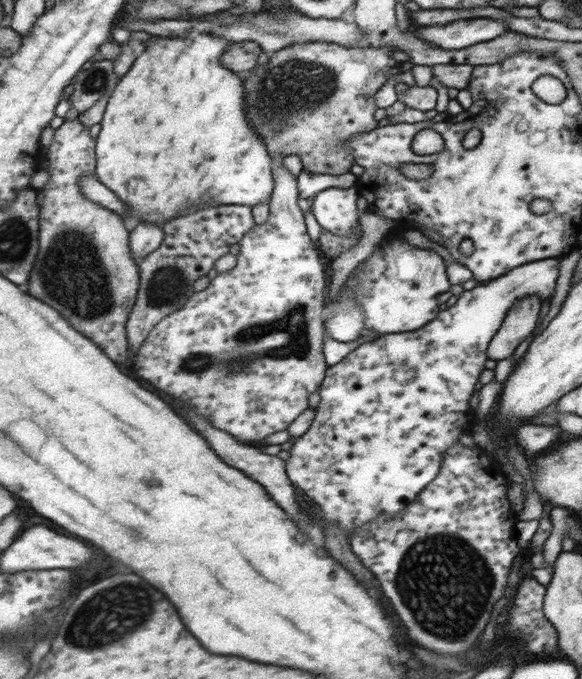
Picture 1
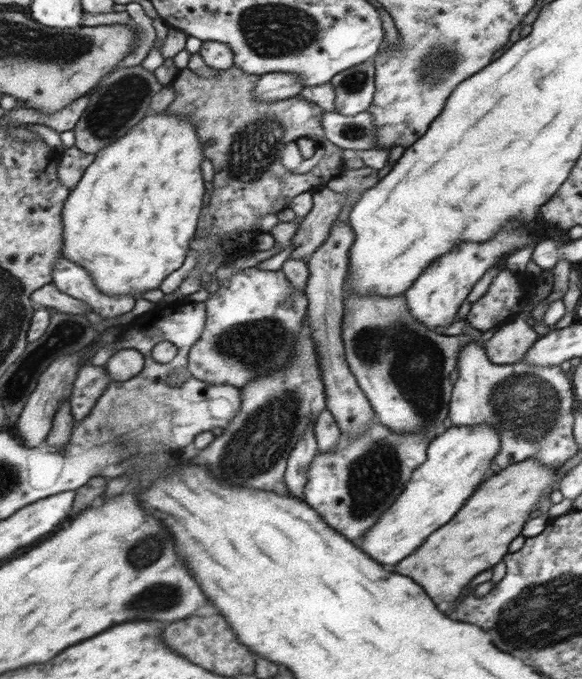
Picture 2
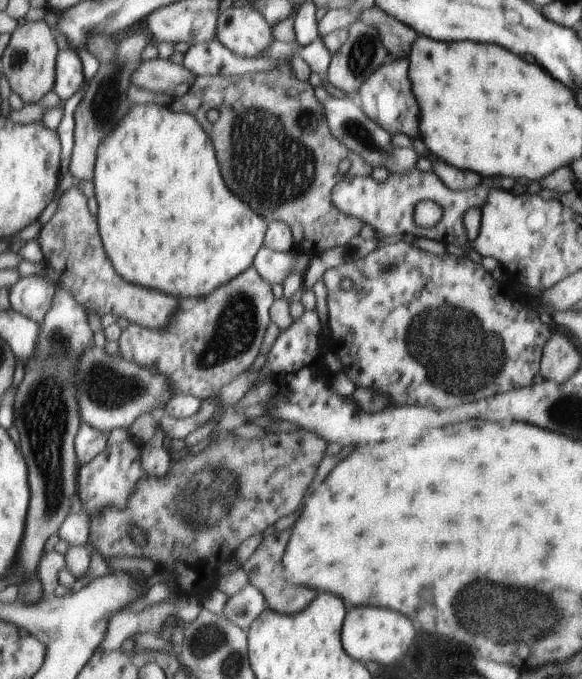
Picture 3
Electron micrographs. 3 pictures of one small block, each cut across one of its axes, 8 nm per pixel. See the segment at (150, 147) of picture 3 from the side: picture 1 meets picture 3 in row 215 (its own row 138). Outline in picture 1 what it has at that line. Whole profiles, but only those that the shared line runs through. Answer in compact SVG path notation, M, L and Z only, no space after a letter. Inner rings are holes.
M190 30L180 38L151 39L112 96L98 138L98 174L130 206L132 226L138 220L148 225L168 222L175 219L174 212L212 200L218 205L258 206L273 196L272 160L244 116L243 80L221 62L228 45L222 36L202 30Z

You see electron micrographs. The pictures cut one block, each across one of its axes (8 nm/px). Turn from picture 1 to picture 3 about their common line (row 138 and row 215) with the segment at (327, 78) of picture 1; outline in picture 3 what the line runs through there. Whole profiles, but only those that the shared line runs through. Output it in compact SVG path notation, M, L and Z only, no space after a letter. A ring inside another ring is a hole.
M287 57L278 59L277 65L269 71L258 71L243 75L198 75L193 80L189 91L181 98L175 97L169 108L178 112L189 112L200 123L200 126L209 134L220 160L220 170L224 176L226 186L240 196L254 212L262 212L266 220L284 221L293 234L294 246L300 252L314 254L324 252L324 248L343 245L354 238L362 223L358 217L351 217L342 213L332 201L333 191L338 182L348 179L348 176L366 176L372 172L372 166L358 153L348 148L338 136L330 130L327 118L324 118L322 103L318 96L314 96L314 87L309 81L301 81L292 74ZM219 110L220 117L216 122L209 122L206 112ZM302 115L310 115L310 124L301 128L298 124ZM270 146L274 146L270 154ZM326 242L326 246L324 246Z

